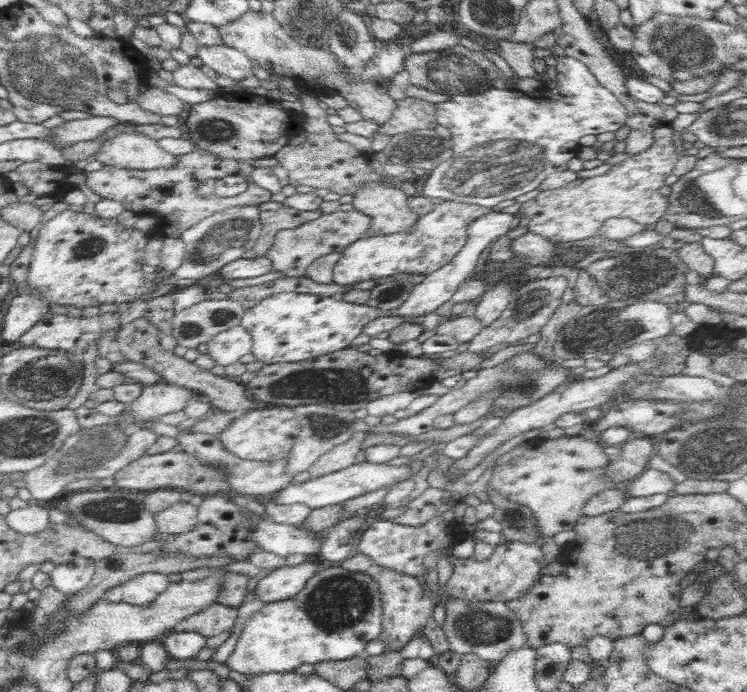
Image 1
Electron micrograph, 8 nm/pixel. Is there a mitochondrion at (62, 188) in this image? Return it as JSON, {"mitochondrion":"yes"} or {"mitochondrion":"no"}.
{"mitochondrion":"no"}

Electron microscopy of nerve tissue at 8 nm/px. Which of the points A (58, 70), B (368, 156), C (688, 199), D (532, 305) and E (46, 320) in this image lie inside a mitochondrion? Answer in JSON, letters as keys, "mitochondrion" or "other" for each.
{"A":"mitochondrion","B":"other","C":"mitochondrion","D":"mitochondrion","E":"other"}

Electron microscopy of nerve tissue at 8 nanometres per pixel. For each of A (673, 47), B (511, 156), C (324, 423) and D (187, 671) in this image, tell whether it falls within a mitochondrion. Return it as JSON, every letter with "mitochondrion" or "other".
{"A":"mitochondrion","B":"mitochondrion","C":"mitochondrion","D":"other"}

